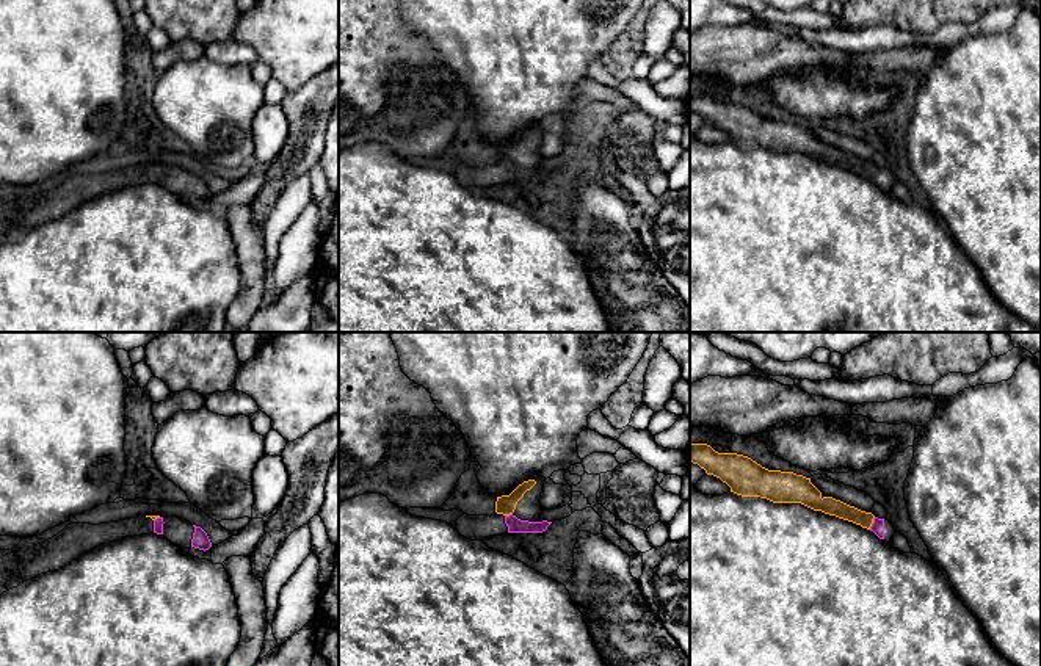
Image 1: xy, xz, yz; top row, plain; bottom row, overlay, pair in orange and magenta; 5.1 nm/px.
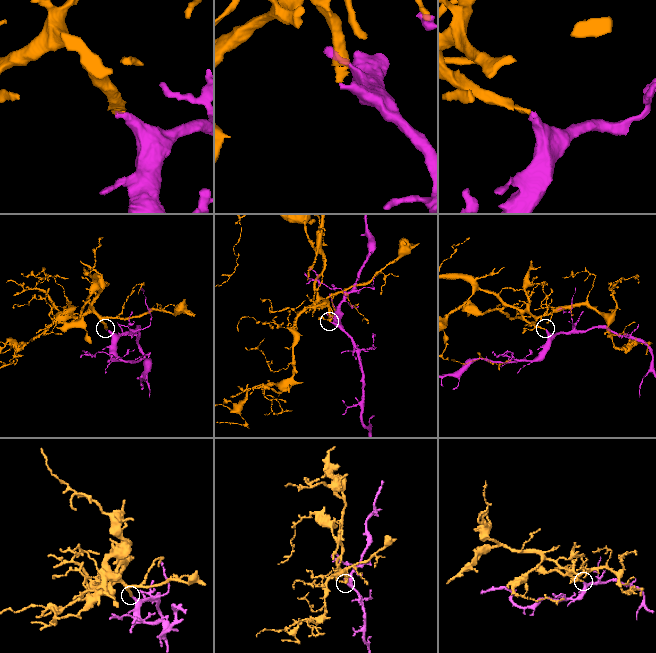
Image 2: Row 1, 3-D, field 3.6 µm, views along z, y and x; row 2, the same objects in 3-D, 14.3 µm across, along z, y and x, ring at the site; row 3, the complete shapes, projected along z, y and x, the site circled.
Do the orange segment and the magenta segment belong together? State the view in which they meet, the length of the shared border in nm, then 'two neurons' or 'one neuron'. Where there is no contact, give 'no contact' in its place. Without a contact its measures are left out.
yz | 70 nm | one neuron

